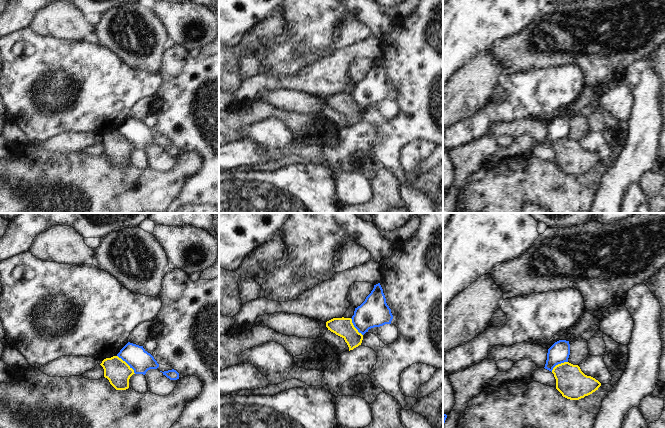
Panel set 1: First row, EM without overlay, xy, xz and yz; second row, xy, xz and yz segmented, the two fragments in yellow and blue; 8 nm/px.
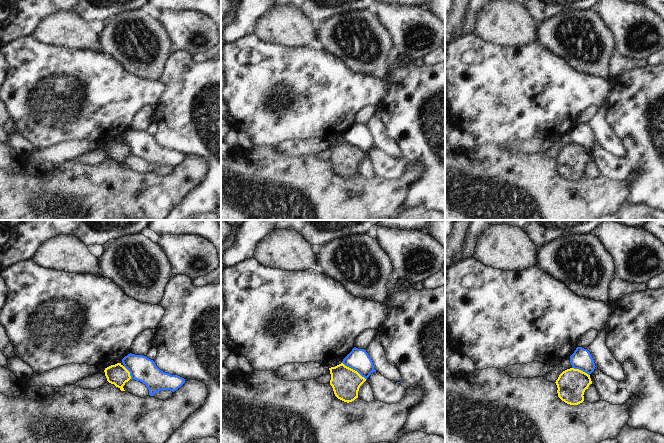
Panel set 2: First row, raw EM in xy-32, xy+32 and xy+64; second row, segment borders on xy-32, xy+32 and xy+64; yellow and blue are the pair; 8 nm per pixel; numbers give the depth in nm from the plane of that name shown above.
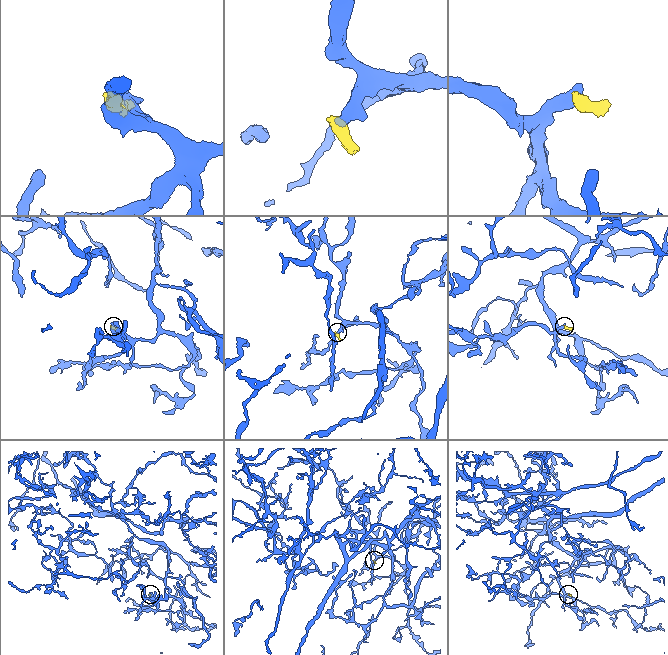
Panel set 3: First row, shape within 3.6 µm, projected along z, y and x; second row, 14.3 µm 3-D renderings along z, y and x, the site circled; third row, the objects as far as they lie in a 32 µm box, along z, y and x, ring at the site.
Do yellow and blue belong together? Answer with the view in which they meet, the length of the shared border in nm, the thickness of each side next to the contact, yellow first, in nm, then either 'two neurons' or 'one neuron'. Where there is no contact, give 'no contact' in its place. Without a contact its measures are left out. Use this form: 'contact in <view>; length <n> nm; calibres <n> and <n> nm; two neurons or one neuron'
contact in xy; length 220 nm; calibres 200 and 180 nm; two neurons

